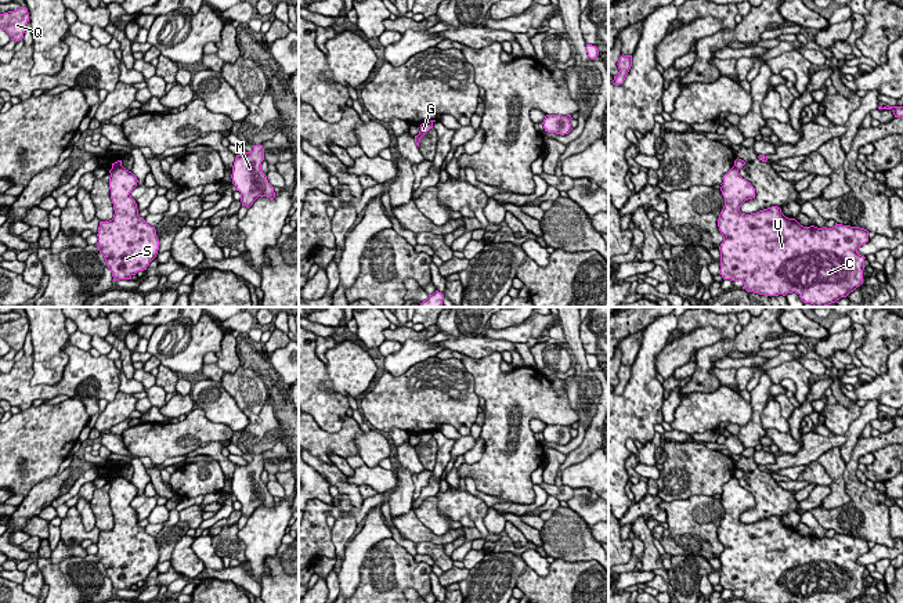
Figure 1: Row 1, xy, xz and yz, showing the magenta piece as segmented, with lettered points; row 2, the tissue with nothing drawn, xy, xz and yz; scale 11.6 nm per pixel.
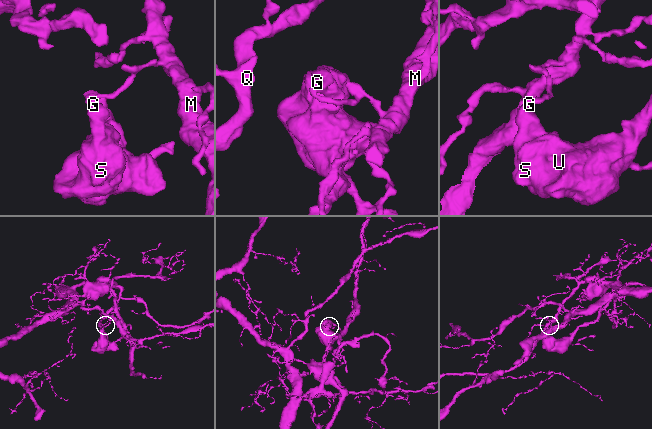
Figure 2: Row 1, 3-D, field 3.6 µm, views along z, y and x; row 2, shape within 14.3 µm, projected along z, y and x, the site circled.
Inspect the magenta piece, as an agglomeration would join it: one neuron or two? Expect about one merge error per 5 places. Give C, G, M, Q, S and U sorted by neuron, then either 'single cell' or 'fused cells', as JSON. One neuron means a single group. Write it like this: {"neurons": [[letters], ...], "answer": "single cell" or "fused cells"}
{"neurons": [["C", "S", "U"], ["G", "M", "Q"]], "answer": "fused cells"}

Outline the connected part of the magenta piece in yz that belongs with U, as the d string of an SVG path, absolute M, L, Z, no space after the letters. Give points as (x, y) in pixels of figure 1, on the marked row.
M734 166L723 176L720 185L725 206L718 227L723 236L719 246L719 274L723 279L743 281L743 289L759 295L785 296L795 292L803 303L814 307L835 303L863 284L866 257L857 249L868 242L867 230L837 223L832 228L803 227L795 219L785 217L777 206L741 213L740 206L755 198L755 188Z

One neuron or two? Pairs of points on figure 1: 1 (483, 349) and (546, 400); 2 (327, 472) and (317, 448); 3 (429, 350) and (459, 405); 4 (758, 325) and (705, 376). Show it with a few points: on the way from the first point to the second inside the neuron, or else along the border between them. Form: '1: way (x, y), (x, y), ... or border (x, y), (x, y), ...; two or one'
1: border (499, 351), (481, 357), (462, 354); two
2: border (313, 455), (331, 464); two
3: border (434, 354), (415, 363), (404, 374); two
4: way (741, 342), (721, 349), (710, 360); one

